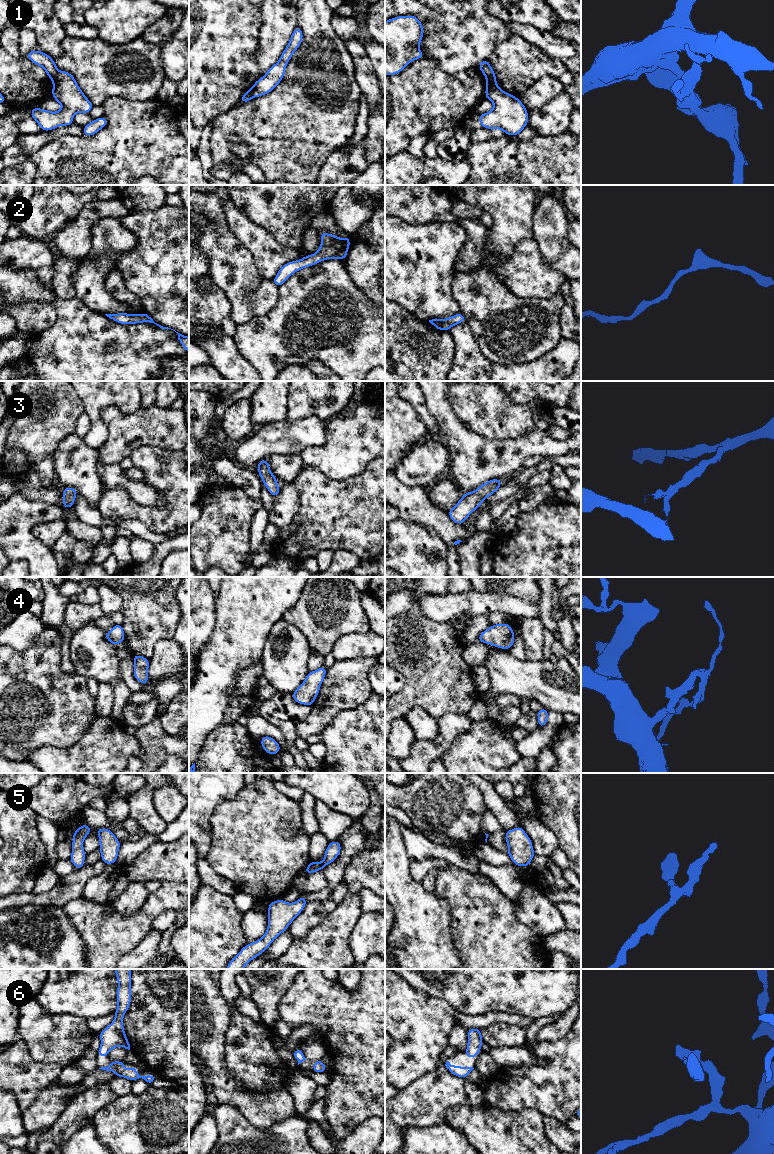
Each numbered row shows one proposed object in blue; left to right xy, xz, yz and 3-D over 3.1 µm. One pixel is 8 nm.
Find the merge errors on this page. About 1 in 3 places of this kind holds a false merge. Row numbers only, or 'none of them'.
1

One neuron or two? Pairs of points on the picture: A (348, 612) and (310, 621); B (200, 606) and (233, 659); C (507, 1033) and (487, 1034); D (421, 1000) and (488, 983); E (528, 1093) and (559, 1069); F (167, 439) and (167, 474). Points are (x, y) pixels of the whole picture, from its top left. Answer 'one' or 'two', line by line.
A: one
B: two
C: one
D: two
E: one
F: two

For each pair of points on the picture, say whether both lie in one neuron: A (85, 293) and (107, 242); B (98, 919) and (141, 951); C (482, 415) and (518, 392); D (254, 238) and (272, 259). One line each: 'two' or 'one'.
A: one
B: two
C: two
D: one

